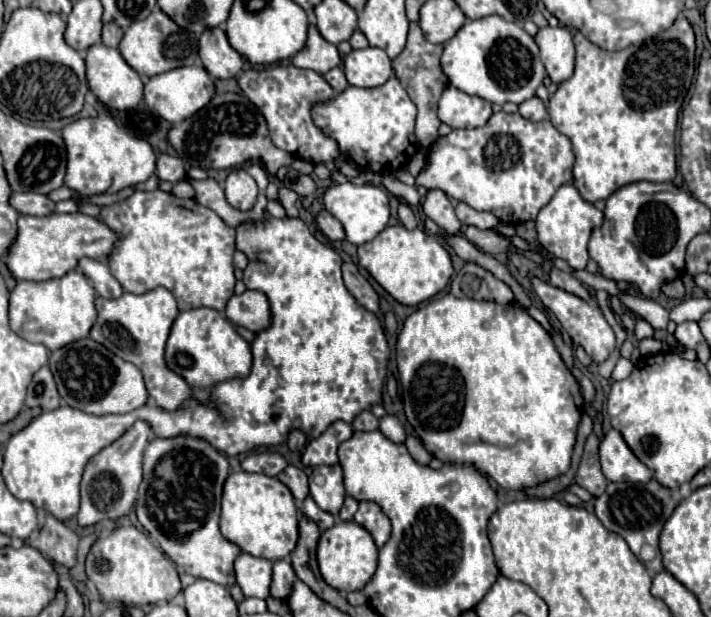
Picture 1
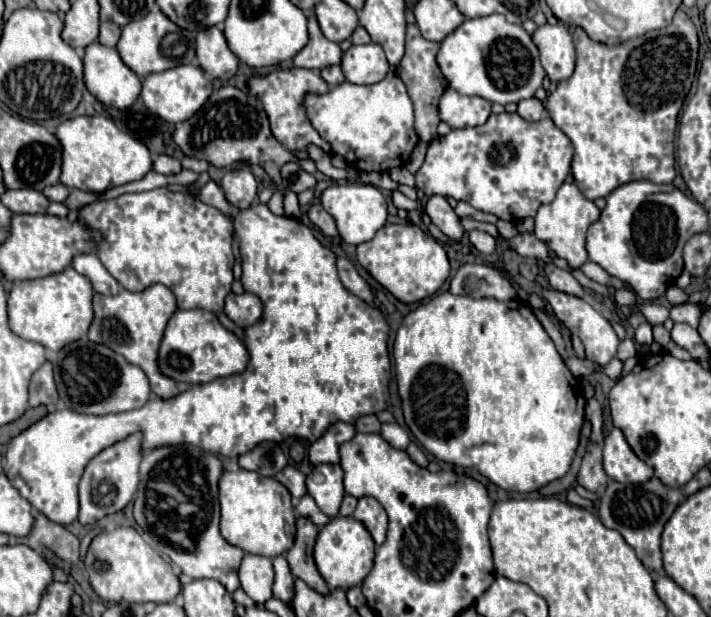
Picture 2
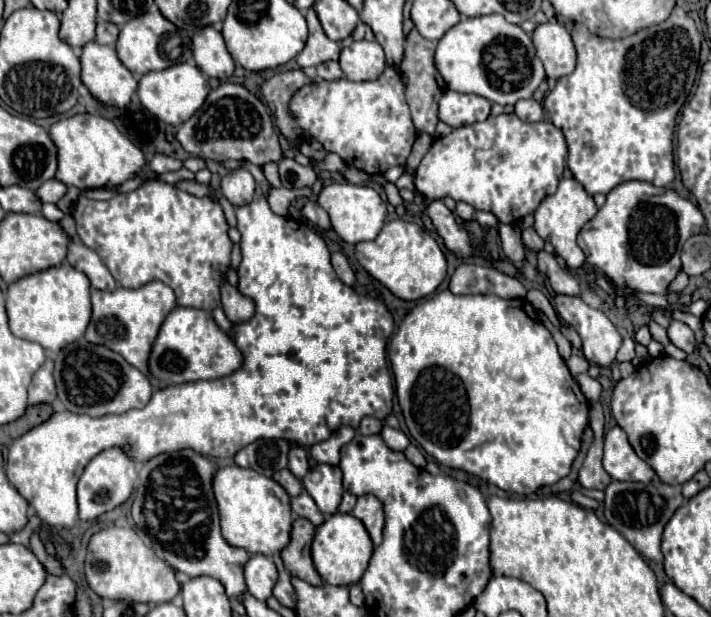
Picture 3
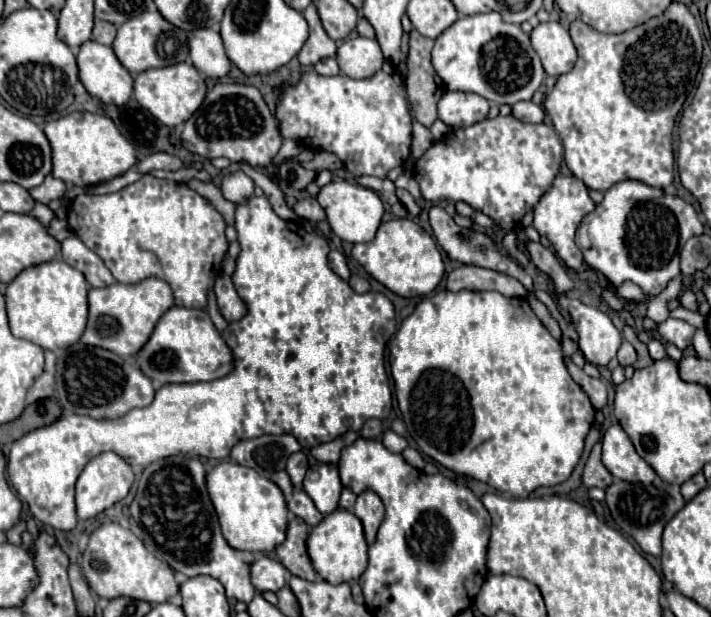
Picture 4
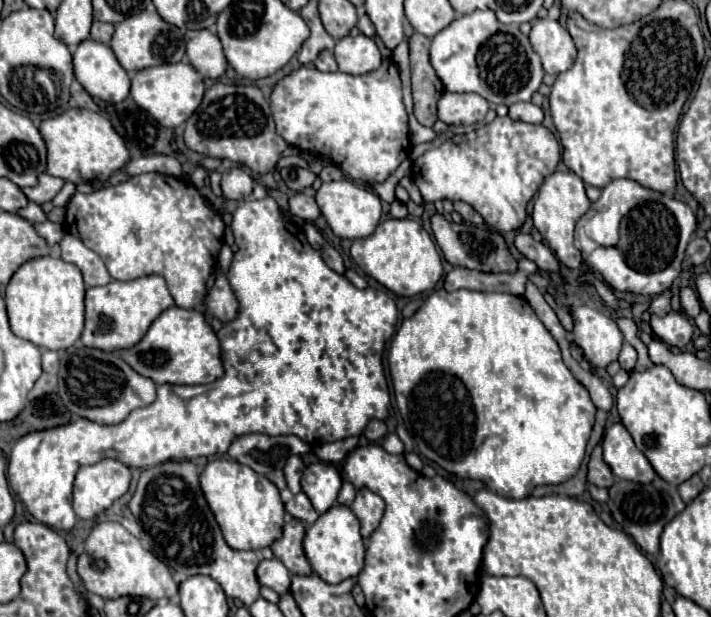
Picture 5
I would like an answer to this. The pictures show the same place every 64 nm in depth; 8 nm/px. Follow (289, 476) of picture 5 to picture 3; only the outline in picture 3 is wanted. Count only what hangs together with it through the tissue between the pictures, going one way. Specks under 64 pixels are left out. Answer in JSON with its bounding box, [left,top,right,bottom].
[288,446,308,480]

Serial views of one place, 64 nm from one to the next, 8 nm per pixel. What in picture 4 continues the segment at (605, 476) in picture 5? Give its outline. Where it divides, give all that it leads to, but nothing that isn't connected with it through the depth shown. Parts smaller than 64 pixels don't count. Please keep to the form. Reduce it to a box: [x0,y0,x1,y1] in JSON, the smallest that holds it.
[582,442,612,488]

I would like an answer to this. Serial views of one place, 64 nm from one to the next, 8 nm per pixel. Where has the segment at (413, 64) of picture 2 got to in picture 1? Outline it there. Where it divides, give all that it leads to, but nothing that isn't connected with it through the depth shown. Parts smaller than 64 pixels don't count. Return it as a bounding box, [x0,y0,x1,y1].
[392,22,448,148]

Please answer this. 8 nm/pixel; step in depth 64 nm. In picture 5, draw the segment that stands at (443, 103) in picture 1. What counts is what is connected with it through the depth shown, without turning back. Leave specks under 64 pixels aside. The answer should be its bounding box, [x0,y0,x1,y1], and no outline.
[438,92,488,126]

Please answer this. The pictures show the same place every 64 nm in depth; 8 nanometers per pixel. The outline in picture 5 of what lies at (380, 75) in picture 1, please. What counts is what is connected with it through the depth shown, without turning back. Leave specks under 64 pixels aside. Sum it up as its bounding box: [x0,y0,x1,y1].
[334,34,382,74]

